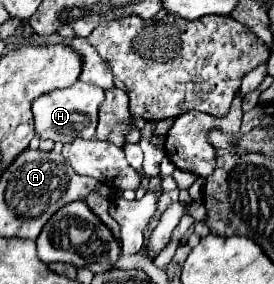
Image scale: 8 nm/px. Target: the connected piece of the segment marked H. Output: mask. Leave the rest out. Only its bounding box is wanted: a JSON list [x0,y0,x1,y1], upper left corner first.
[33,80,105,142]

